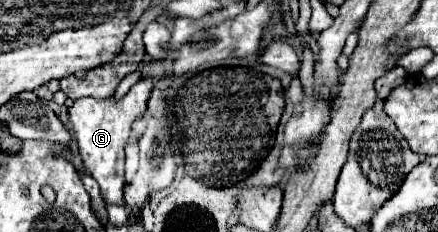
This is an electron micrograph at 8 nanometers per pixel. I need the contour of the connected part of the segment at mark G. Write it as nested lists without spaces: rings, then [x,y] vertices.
[[[141,79],[135,83],[129,93],[121,99],[91,99],[81,97],[69,107],[69,119],[73,125],[73,135],[79,145],[79,155],[85,167],[91,171],[91,177],[99,183],[105,203],[123,205],[123,185],[125,185],[125,145],[129,141],[131,125],[147,109],[147,99],[153,89],[153,79]]]

